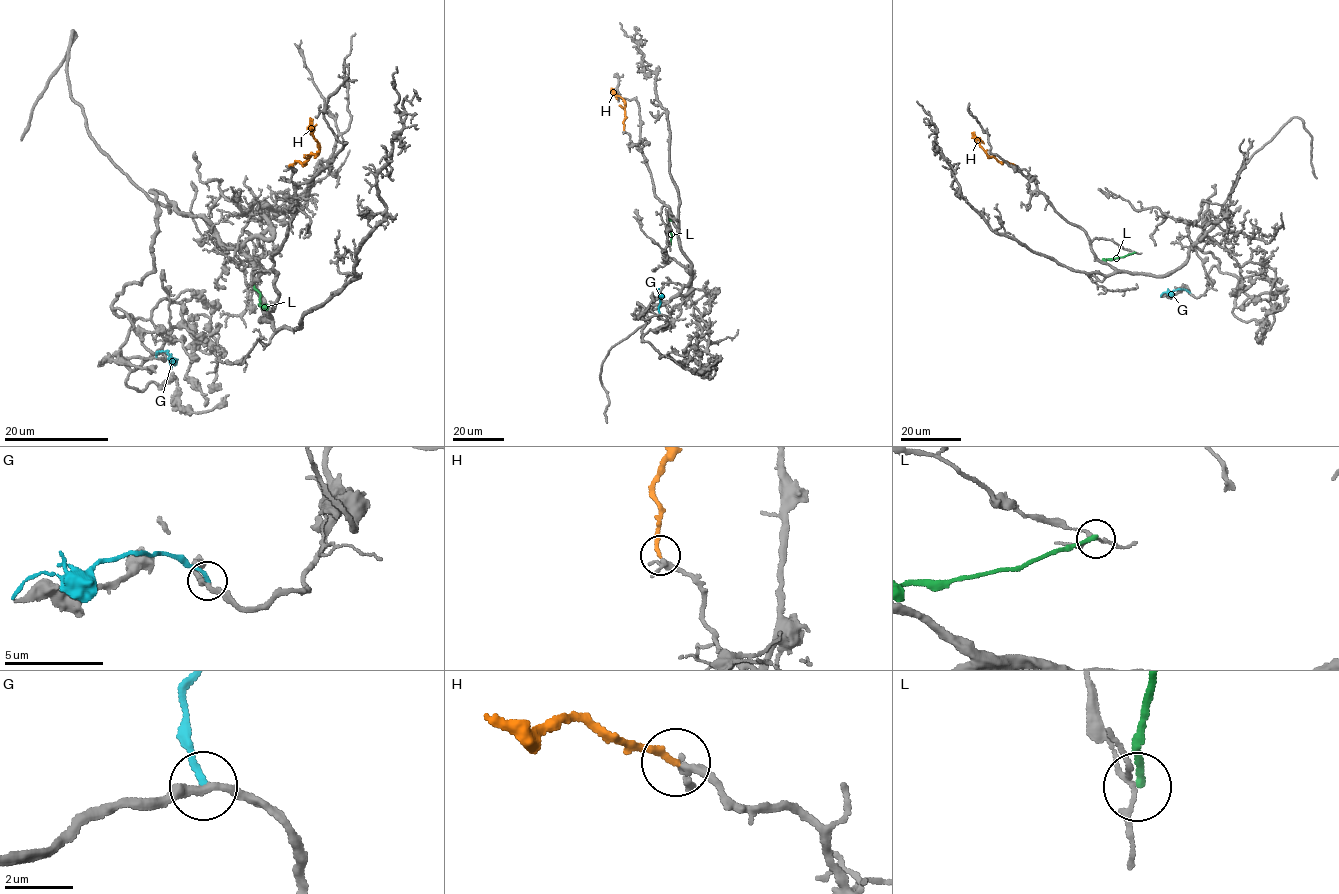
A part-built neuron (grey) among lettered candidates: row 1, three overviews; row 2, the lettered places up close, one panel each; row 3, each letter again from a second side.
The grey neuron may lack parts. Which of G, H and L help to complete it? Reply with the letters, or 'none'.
H

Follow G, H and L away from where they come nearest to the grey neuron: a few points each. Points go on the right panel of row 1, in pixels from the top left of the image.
G: (1190, 293), (1177, 289), (1160, 296)
H: (1014, 165), (989, 156), (972, 132)
L: (1135, 252), (1102, 261)

